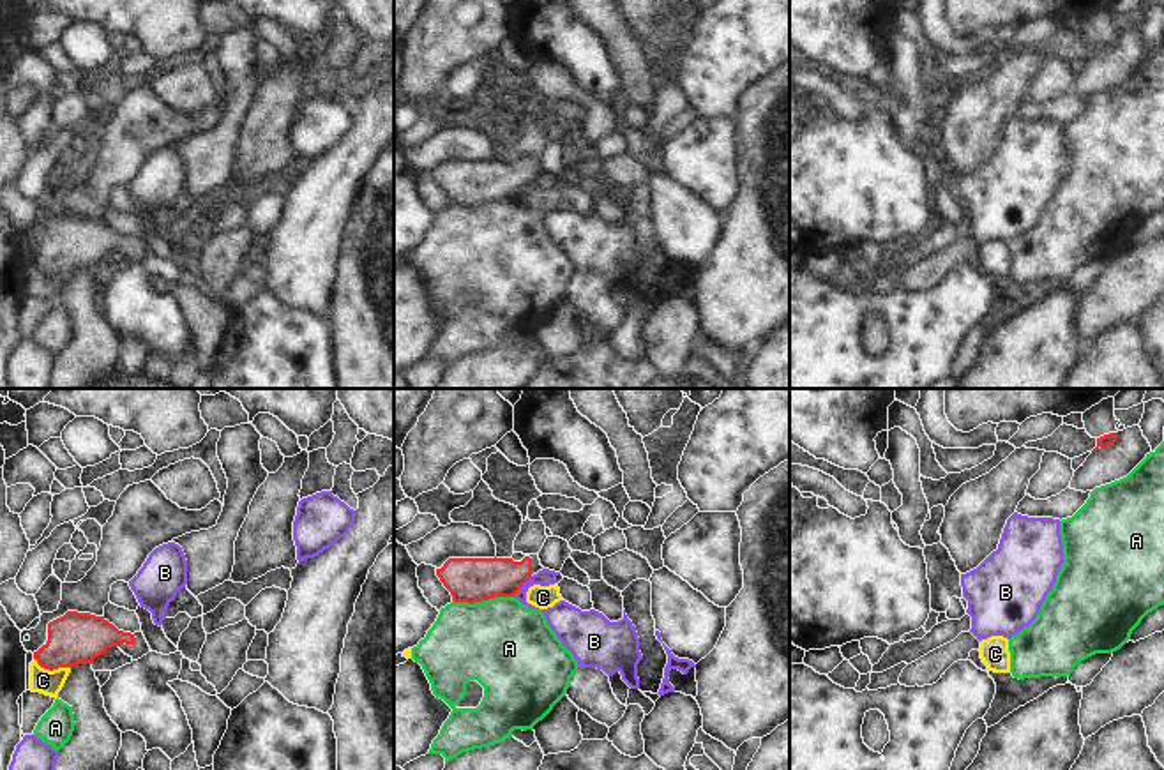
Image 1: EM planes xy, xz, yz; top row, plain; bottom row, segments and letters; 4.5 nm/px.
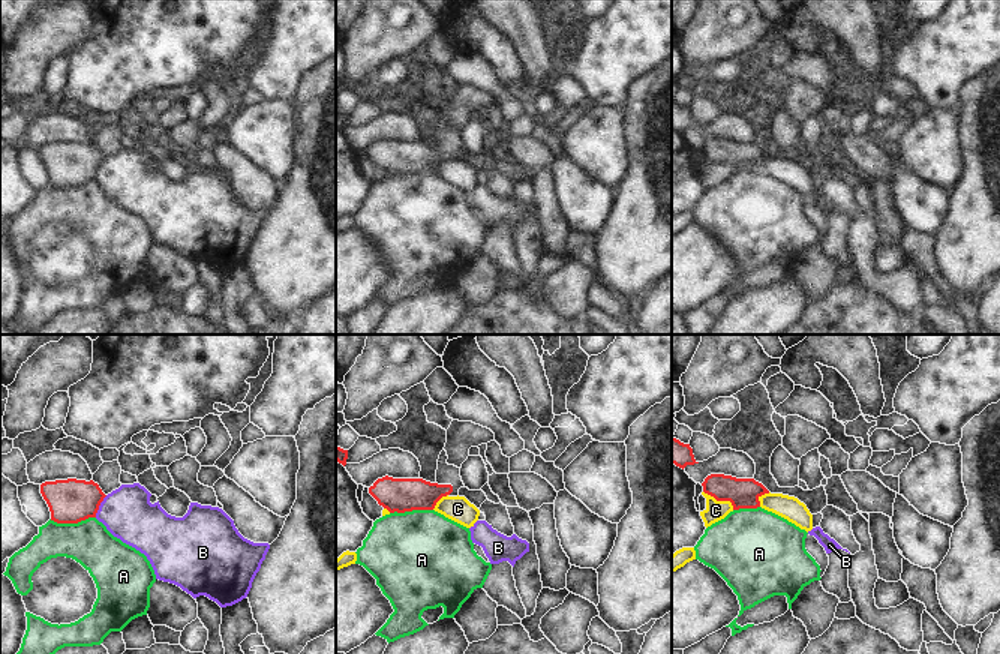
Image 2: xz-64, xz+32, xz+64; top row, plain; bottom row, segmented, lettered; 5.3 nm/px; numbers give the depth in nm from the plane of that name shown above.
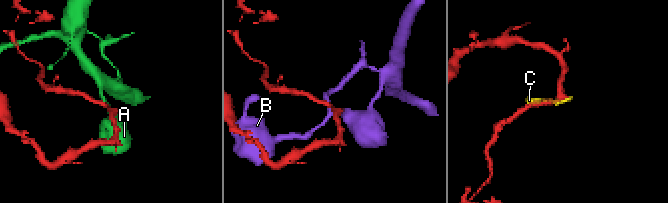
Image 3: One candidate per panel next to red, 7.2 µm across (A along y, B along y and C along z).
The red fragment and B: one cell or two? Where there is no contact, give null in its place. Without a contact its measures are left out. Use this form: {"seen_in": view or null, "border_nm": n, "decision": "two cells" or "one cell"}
{"seen_in": "xz", "border_nm": 130, "decision": "two cells"}

